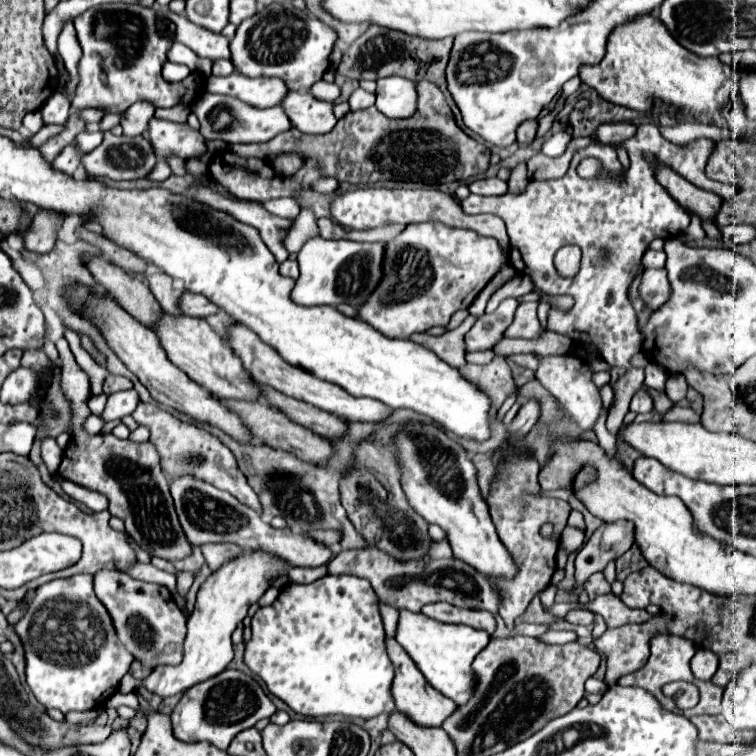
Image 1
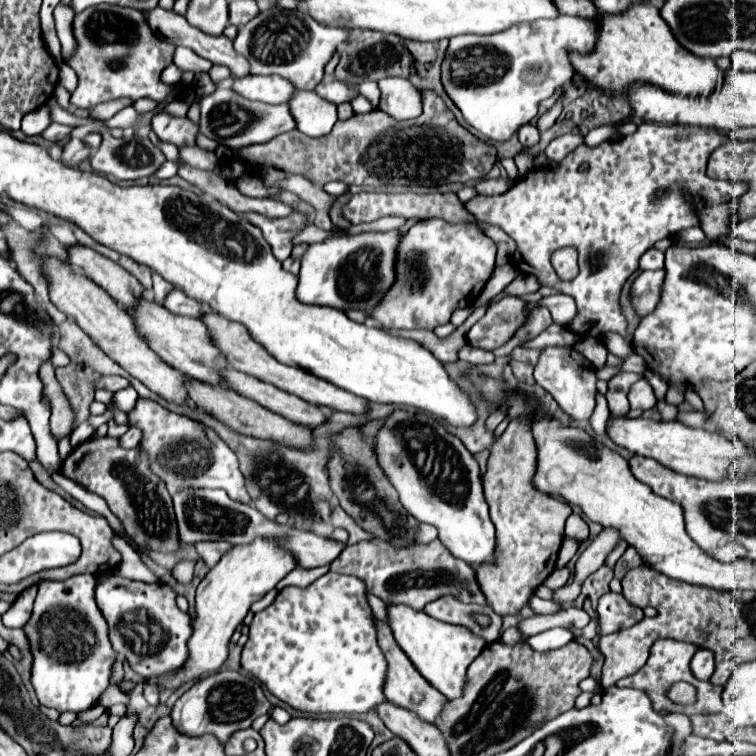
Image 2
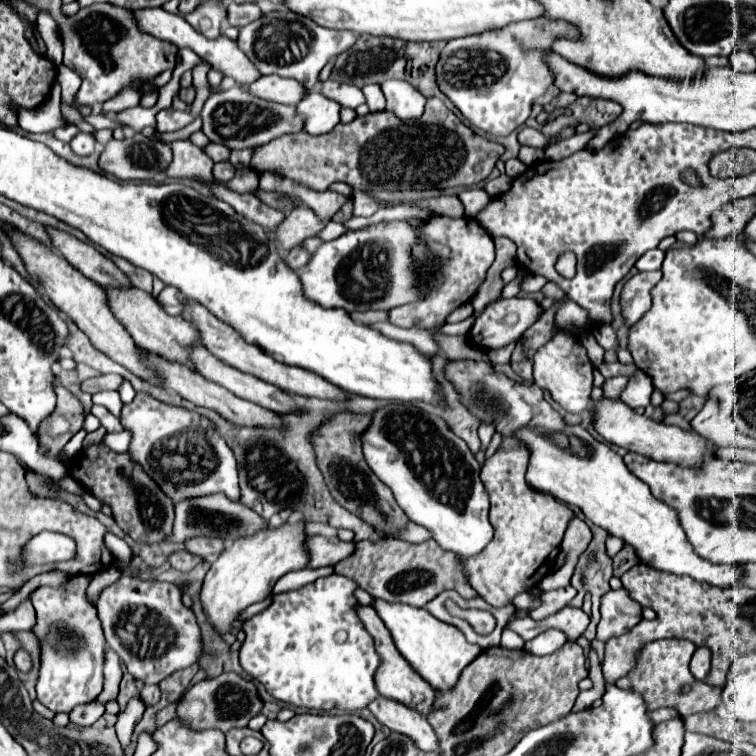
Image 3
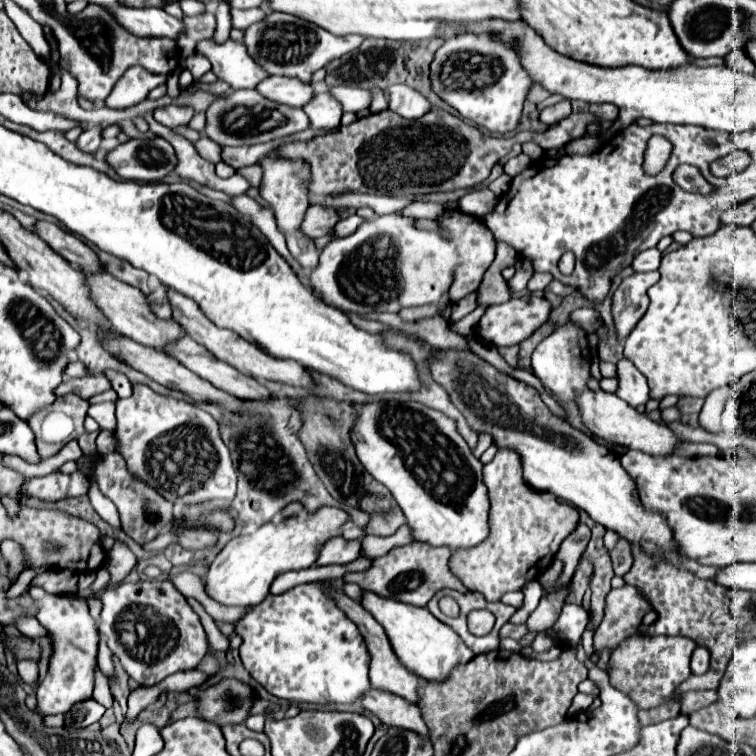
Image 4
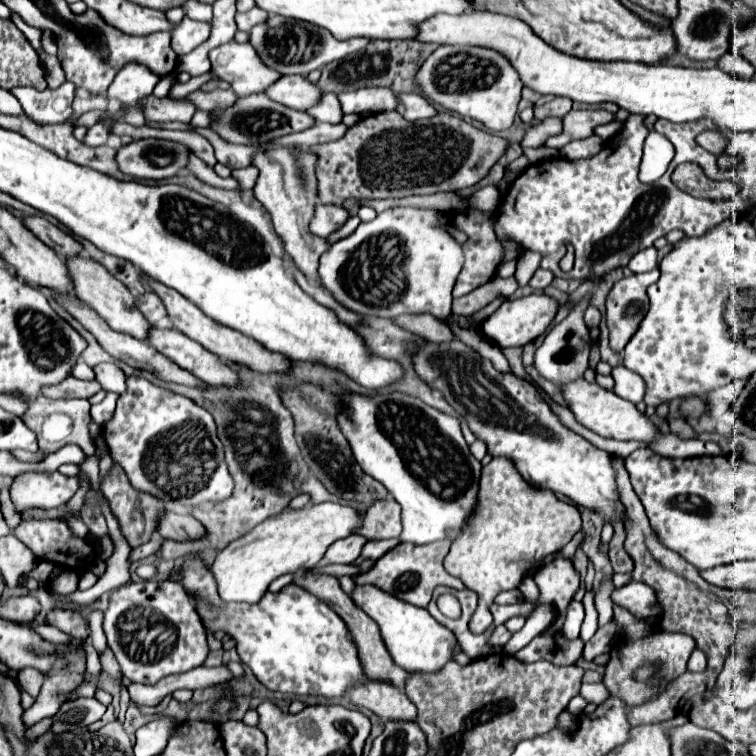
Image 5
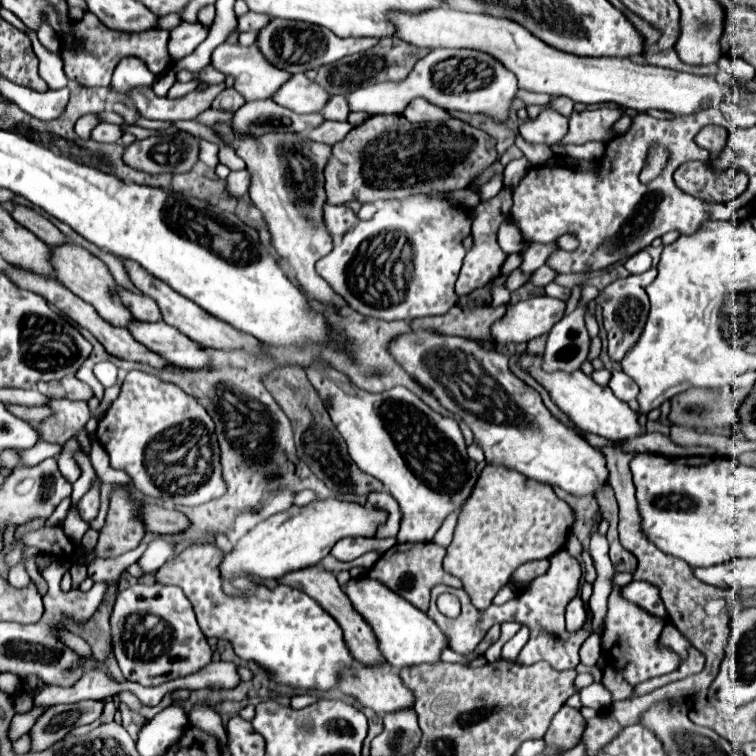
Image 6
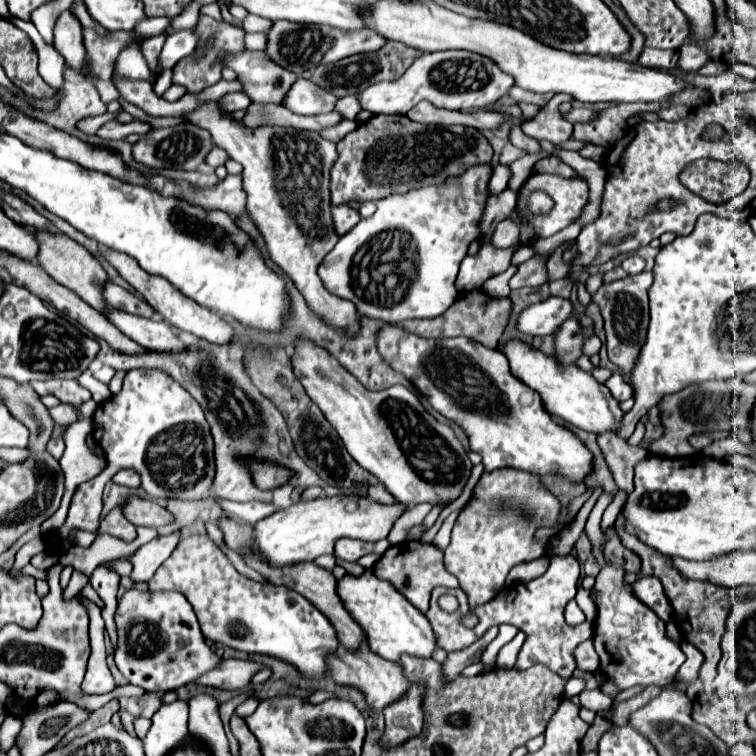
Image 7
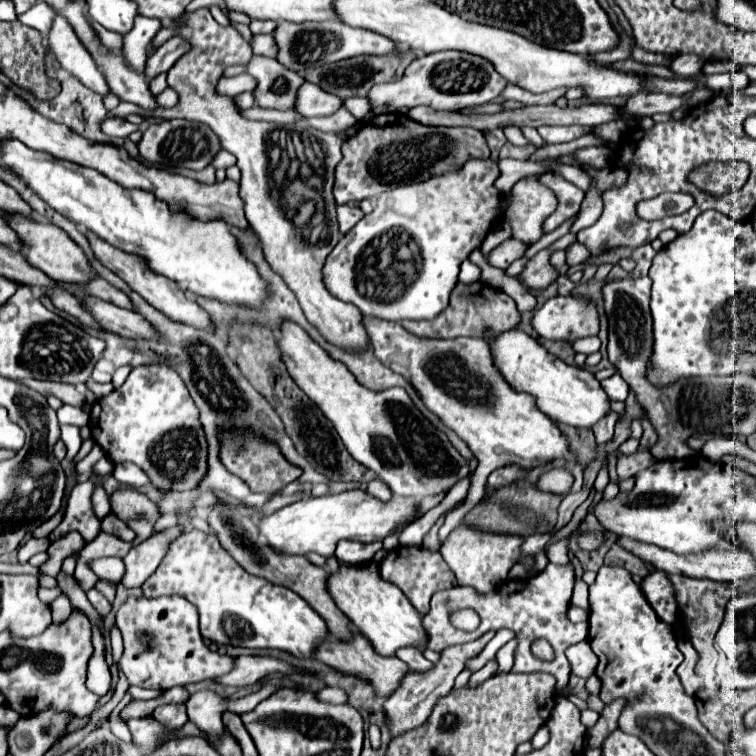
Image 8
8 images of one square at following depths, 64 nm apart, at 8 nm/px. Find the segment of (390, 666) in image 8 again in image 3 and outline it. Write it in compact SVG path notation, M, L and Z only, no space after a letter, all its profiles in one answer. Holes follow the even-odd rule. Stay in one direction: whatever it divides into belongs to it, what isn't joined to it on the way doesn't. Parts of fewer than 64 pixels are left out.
M378 696L376 700L372 700L372 704L368 704L368 710L392 732L410 736L420 750L440 752L438 738L432 726L414 708L408 708L406 704L396 704L396 700L388 700L386 696Z

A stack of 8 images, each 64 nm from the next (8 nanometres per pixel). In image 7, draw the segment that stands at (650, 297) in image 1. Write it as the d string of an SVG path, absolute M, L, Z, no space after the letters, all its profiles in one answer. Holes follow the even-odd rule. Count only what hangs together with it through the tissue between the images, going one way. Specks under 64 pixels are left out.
M640 272L636 276L626 276L622 280L602 284L594 294L594 300L598 302L604 316L608 358L624 372L626 378L628 378L628 372L632 372L632 364L636 364L636 356L640 354L640 348L644 346L644 336L648 332L648 320L650 320L648 288L650 286L652 286L652 272Z

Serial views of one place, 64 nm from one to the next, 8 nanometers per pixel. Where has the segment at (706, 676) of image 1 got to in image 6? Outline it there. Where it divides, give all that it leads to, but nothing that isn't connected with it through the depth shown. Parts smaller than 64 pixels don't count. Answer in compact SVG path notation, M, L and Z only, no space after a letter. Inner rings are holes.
M688 648L686 660L682 662L682 666L680 666L676 672L670 674L670 678L672 678L672 682L674 682L674 680L692 676L692 674L698 674L702 668L704 668L704 656L702 656L696 648Z

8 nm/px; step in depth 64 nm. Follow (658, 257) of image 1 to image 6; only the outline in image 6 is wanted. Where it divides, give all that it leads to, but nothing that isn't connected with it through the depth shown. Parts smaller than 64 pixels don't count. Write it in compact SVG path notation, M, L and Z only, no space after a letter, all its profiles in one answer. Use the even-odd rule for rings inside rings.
M638 252L638 254L634 254L632 258L628 258L626 264L624 264L624 268L626 268L630 274L642 274L642 272L646 272L650 266L652 266L652 258L650 258L648 252Z

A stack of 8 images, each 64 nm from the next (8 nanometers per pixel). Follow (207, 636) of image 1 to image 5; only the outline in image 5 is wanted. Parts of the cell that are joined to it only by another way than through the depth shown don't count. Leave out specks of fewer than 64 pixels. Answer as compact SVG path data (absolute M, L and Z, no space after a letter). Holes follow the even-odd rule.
M336 502L308 504L300 510L286 508L282 514L260 522L248 534L230 542L216 556L212 572L218 582L218 594L226 602L254 604L264 596L272 580L284 574L300 574L316 568L332 542L354 534L360 526L360 512Z

